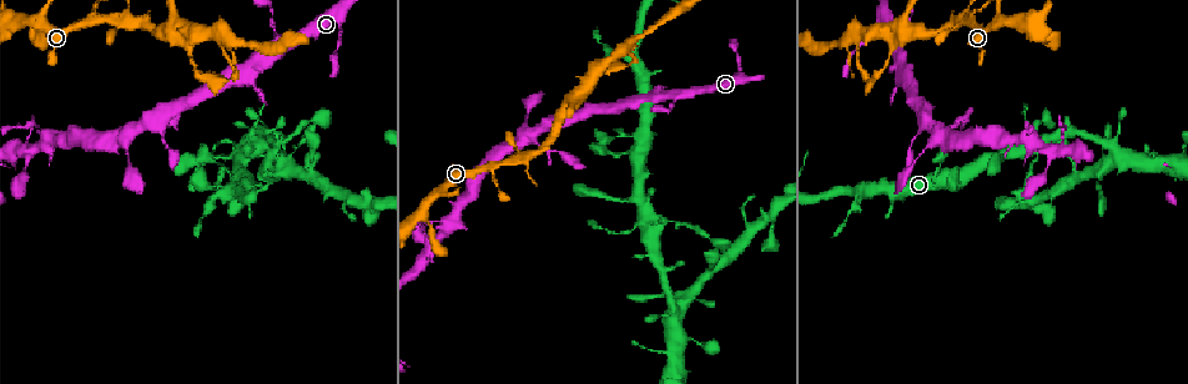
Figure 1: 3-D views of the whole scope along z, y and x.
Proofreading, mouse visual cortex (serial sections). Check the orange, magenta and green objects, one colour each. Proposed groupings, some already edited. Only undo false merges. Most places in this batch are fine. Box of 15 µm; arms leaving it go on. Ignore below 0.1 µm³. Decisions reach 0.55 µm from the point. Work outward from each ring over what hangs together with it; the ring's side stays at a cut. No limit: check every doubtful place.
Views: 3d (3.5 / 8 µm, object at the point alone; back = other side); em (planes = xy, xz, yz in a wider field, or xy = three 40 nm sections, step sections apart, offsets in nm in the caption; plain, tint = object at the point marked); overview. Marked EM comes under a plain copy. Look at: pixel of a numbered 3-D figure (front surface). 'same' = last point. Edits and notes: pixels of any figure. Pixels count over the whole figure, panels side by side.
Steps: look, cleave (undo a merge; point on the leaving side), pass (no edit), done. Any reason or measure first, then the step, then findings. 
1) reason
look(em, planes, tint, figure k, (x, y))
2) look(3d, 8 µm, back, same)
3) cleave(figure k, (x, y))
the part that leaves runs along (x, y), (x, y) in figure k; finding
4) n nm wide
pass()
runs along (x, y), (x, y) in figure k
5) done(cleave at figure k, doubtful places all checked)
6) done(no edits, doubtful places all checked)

arms part here
look(3d, 3.5 µm, figure 1, (485, 169))

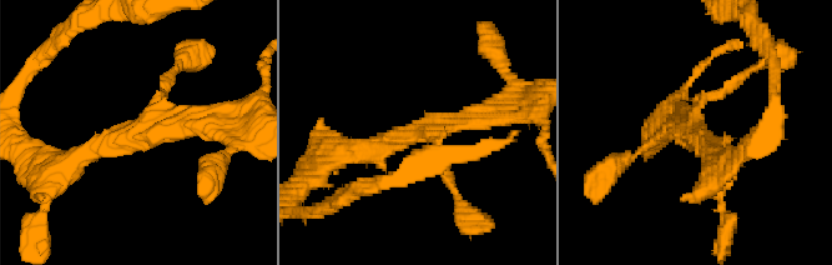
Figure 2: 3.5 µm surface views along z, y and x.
3 arms; arms of 150, 250, 300 nm
look(em, xy, step 5, tint, figure 2, (694, 135))

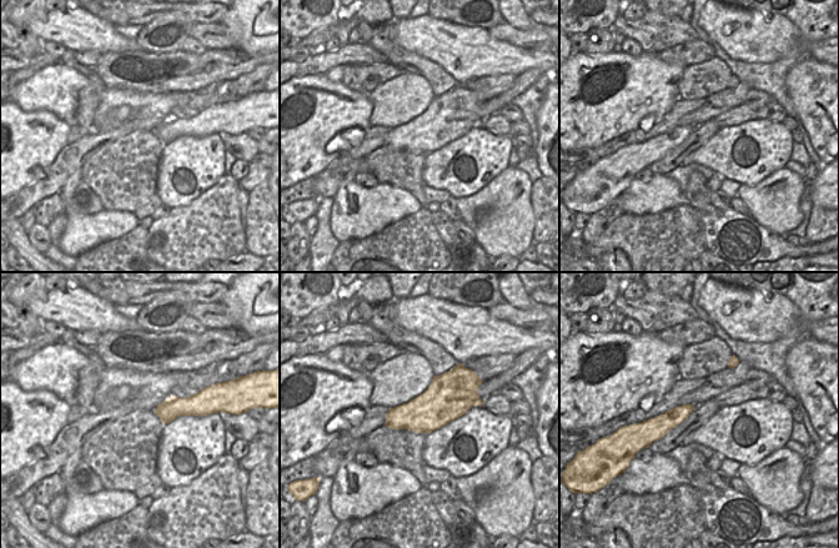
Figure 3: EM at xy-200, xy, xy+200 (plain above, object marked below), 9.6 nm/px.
cut it another way
look(em, planes, tint, same)

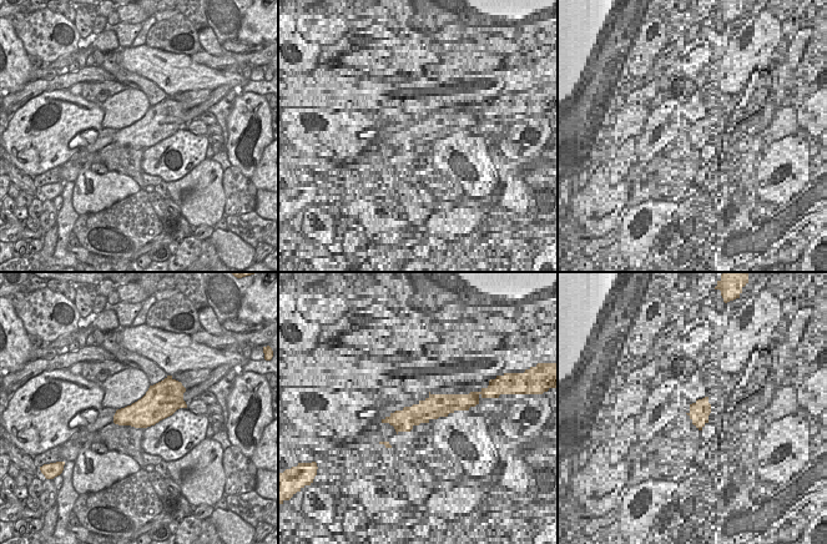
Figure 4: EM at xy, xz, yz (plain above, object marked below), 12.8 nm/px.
pass()
runs along (60, 171), (121, 136), (210, 125) in figure 2; continuous, no second cell

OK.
calibre changes
look(3d, 8 µm, figure 1, (955, 122))

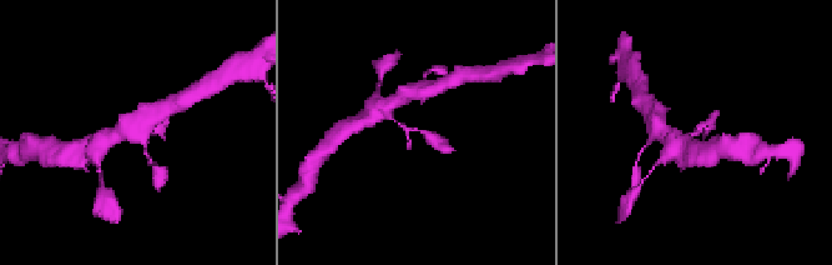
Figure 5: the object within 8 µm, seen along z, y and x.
look(em, xy, step 3, tint, figure 5, (419, 130))

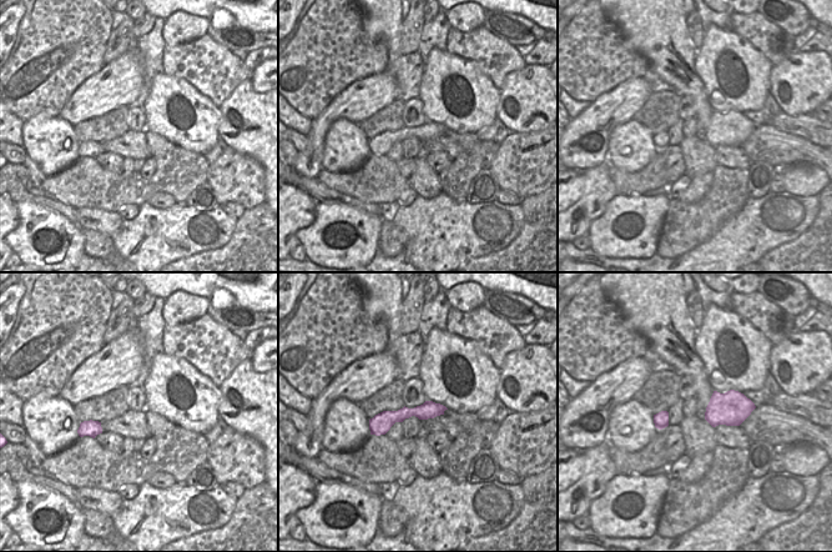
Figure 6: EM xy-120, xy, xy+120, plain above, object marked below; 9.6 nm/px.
170 nm wide
pass()
runs along (442, 409), (392, 416), (373, 431) in figure 6; all the same cell

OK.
calibre changes
look(3d, 3.5 µm, back, figure 1, (115, 18))

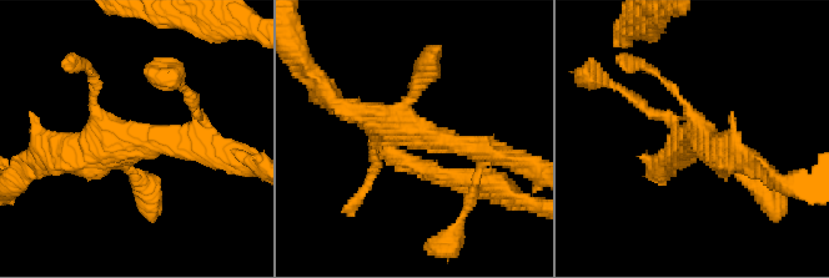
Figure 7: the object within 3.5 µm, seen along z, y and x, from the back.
need the tissue
look(em, xy, step 3, tint, figure 7, (410, 136))

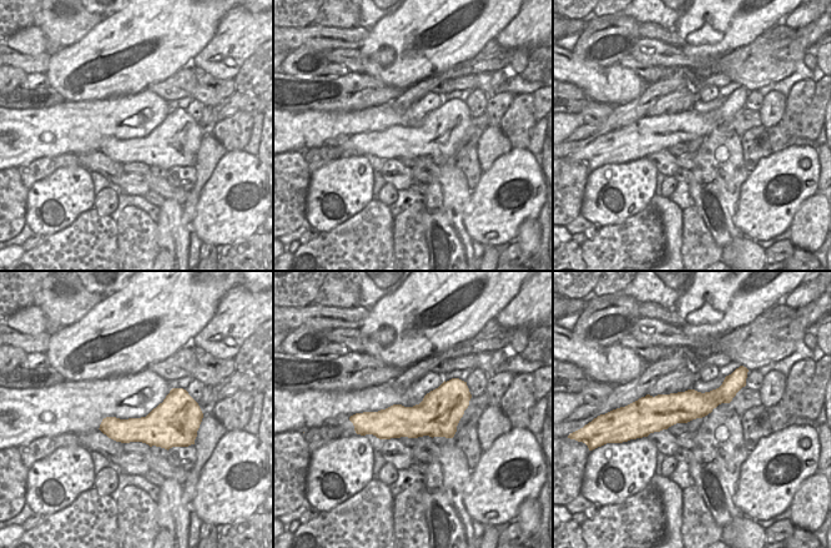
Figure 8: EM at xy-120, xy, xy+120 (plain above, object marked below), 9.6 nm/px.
pass()
runs along (490, 151), (390, 129), (336, 102) in figure 7; one cell here

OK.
done(no edits, doubtful places all checked)

